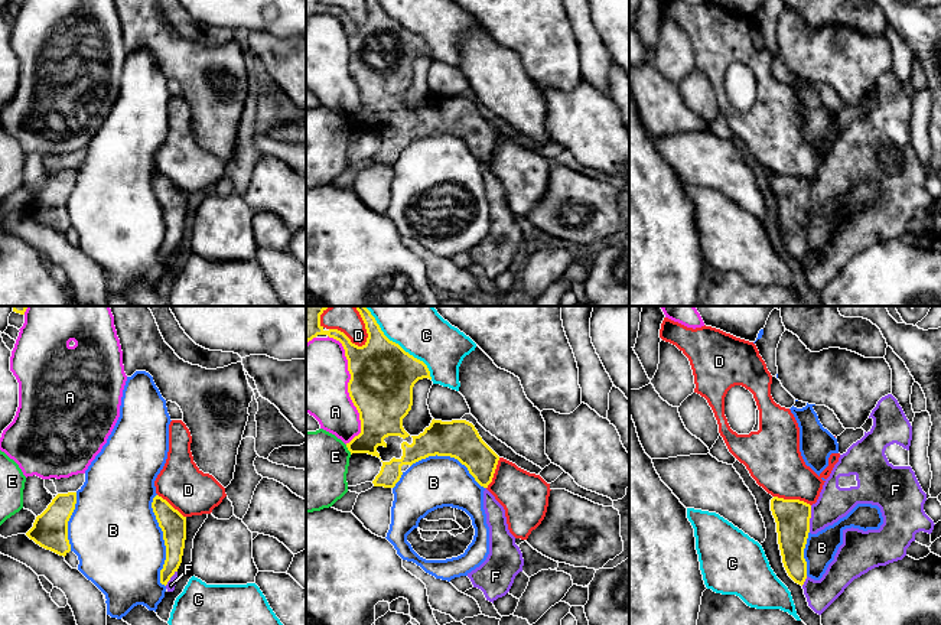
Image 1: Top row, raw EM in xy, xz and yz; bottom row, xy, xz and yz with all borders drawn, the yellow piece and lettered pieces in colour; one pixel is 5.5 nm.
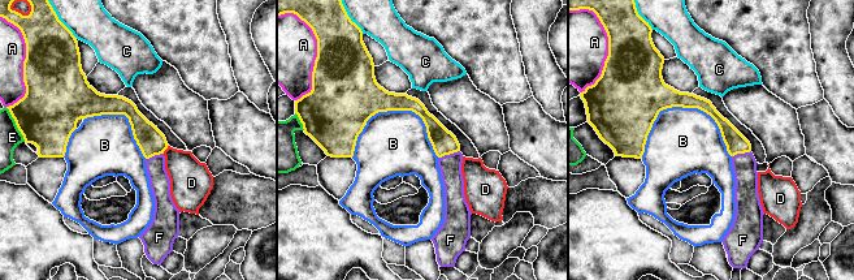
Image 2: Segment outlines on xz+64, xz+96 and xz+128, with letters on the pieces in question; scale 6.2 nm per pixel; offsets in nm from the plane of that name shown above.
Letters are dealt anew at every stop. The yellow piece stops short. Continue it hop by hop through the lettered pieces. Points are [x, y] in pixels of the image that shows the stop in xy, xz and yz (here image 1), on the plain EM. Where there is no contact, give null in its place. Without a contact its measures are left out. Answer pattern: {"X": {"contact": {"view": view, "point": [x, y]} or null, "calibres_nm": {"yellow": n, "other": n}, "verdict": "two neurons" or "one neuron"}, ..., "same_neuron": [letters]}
{"A": {"contact": {"view": "xz", "point": [348, 64]}, "calibres_nm": {"yellow": 360, "other": 380}, "verdict": "two neurons"}, "B": {"contact": {"view": "xy", "point": [163, 215]}, "calibres_nm": {"yellow": 140, "other": 480}, "verdict": "two neurons"}, "C": {"contact": {"view": "xz", "point": [407, 29]}, "calibres_nm": {"yellow": 360, "other": 260}, "verdict": "two neurons"}, "D": {"contact": {"view": "xz", "point": [349, 16]}, "calibres_nm": {"yellow": 360, "other": 110}, "verdict": "two neurons"}, "E": {"contact": {"view": "xz", "point": [348, 126]}, "calibres_nm": {"yellow": 220, "other": 420}, "verdict": "two neurons"}, "F": {"contact": {"view": "yz", "point": [810, 194]}, "calibres_nm": {"yellow": 190, "other": 190}, "verdict": "two neurons"}, "same_neuron": []}

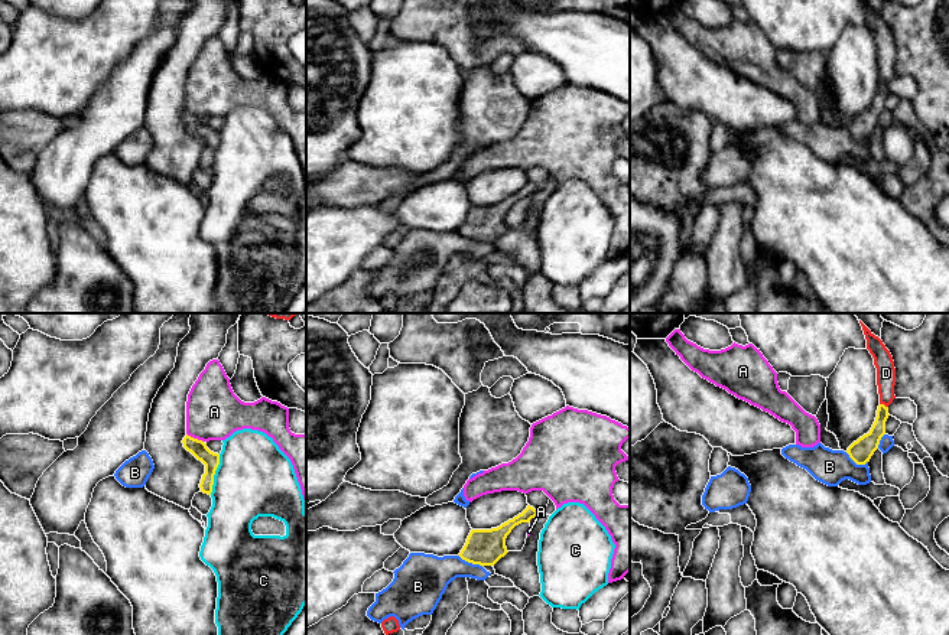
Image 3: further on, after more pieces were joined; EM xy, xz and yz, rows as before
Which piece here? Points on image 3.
{"A": {"contact": {"view": "xy", "point": [195, 116]}, "calibres_nm": {"yellow": 90, "other": 300}, "verdict": "two neurons"}, "B": {"contact": {"view": "xz", "point": [471, 238]}, "calibres_nm": {"yellow": 200, "other": 220}, "verdict": "two neurons"}, "C": {"contact": {"view": "xy", "point": [214, 150]}, "calibres_nm": {"yellow": 90, "other": 420}, "verdict": "two neurons"}, "D": {"contact": {"view": "yz", "point": [883, 81]}, "calibres_nm": {"yellow": 110, "other": 110}, "verdict": "two neurons"}, "same_neuron": []}

